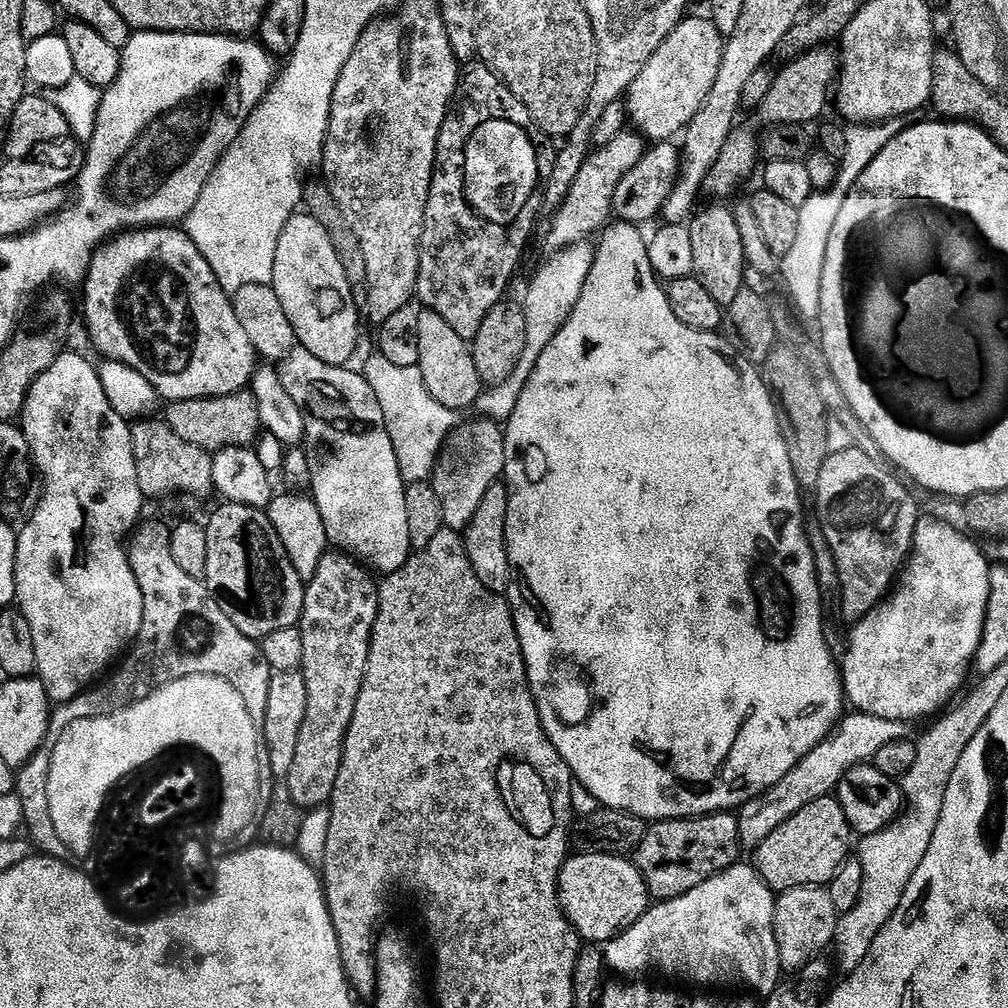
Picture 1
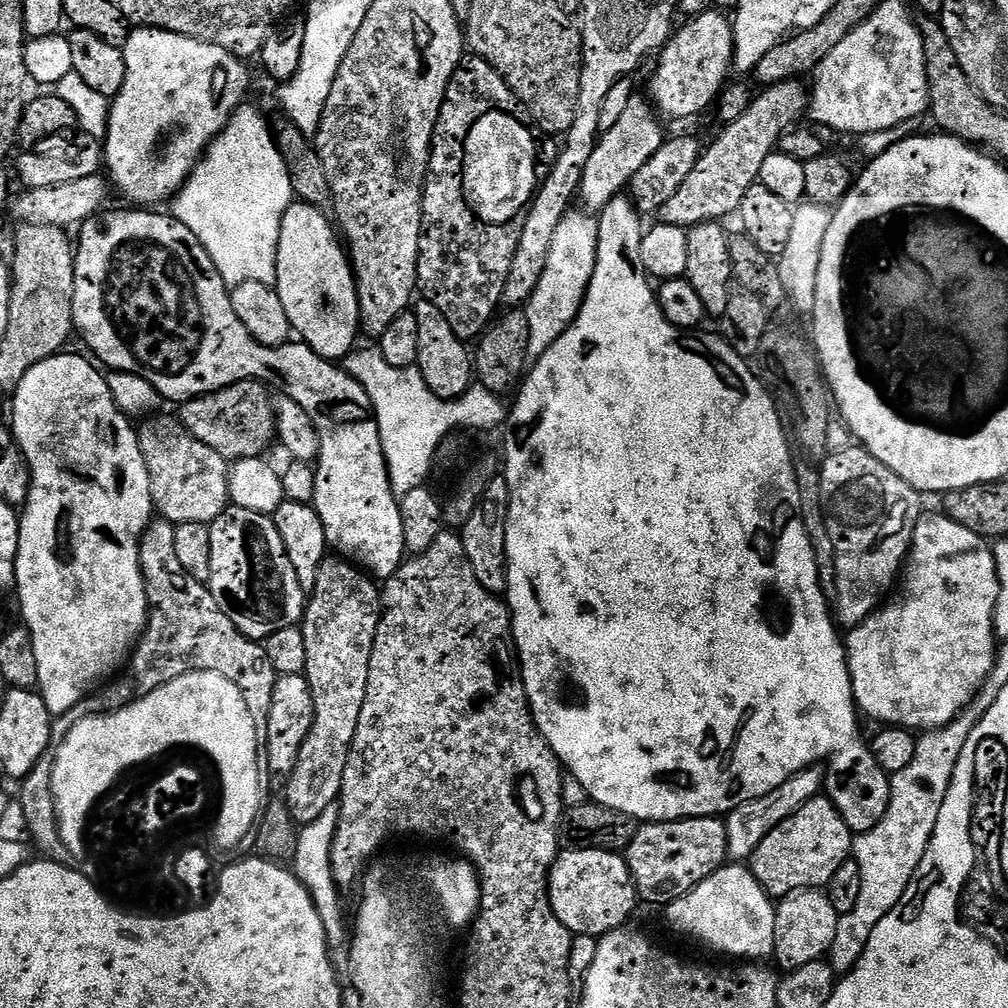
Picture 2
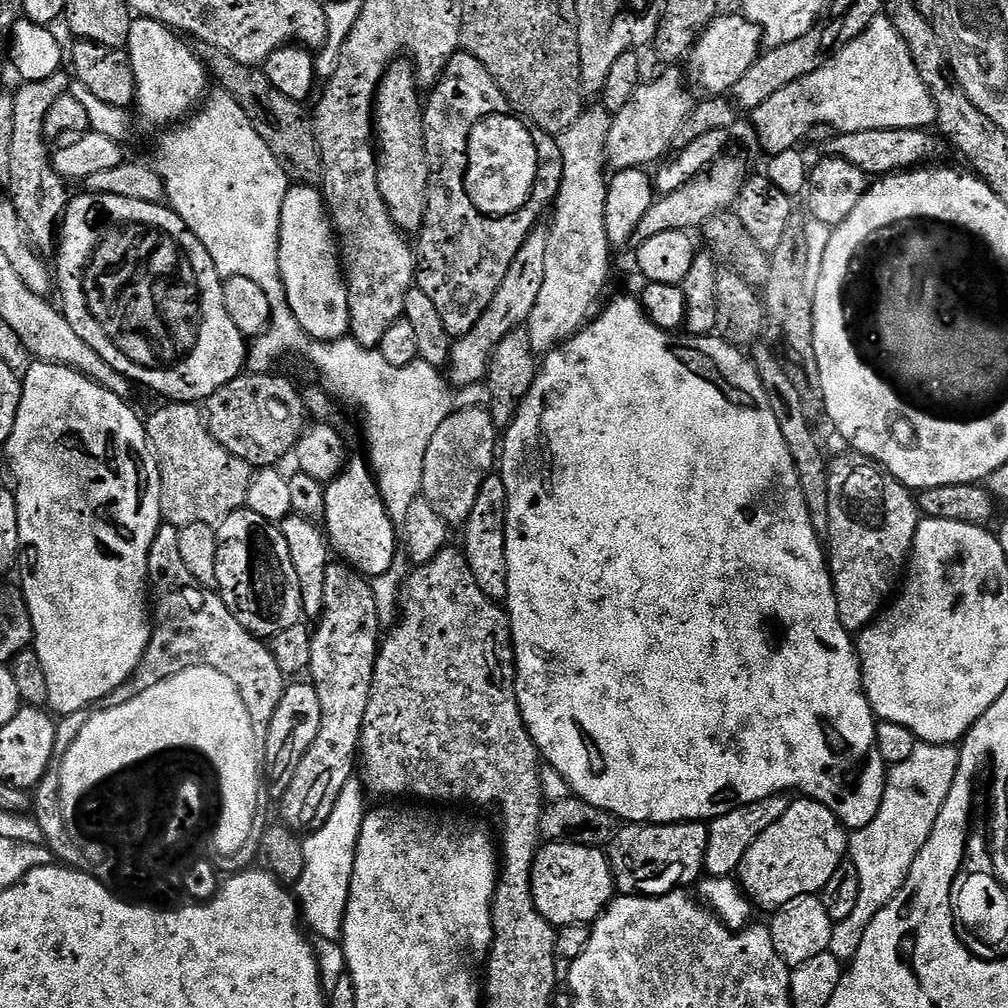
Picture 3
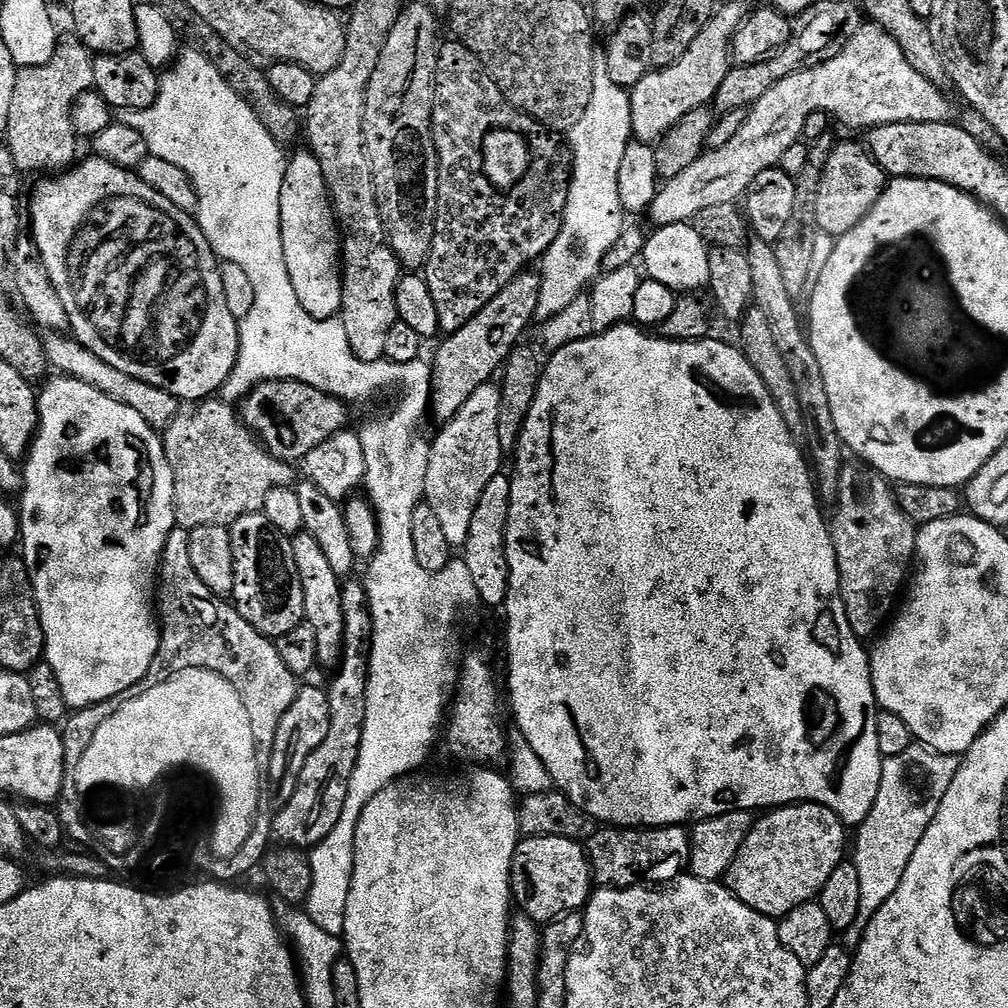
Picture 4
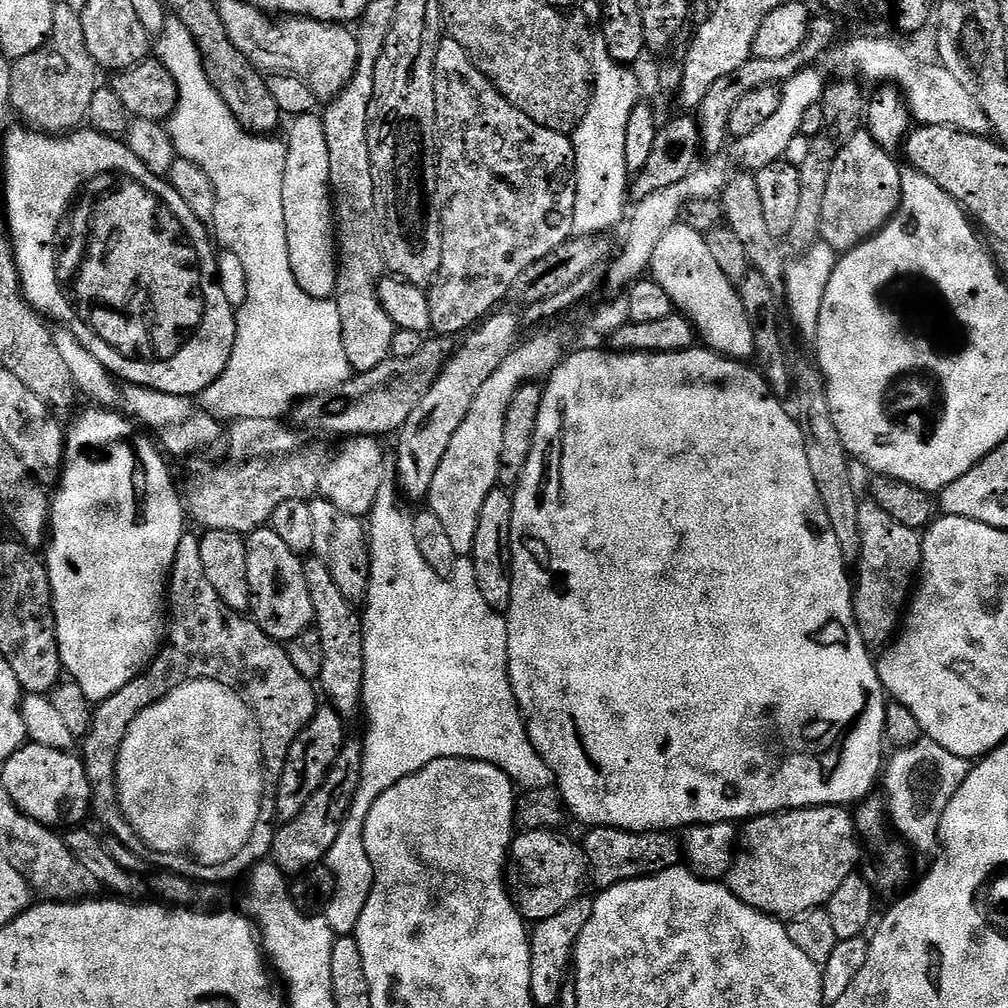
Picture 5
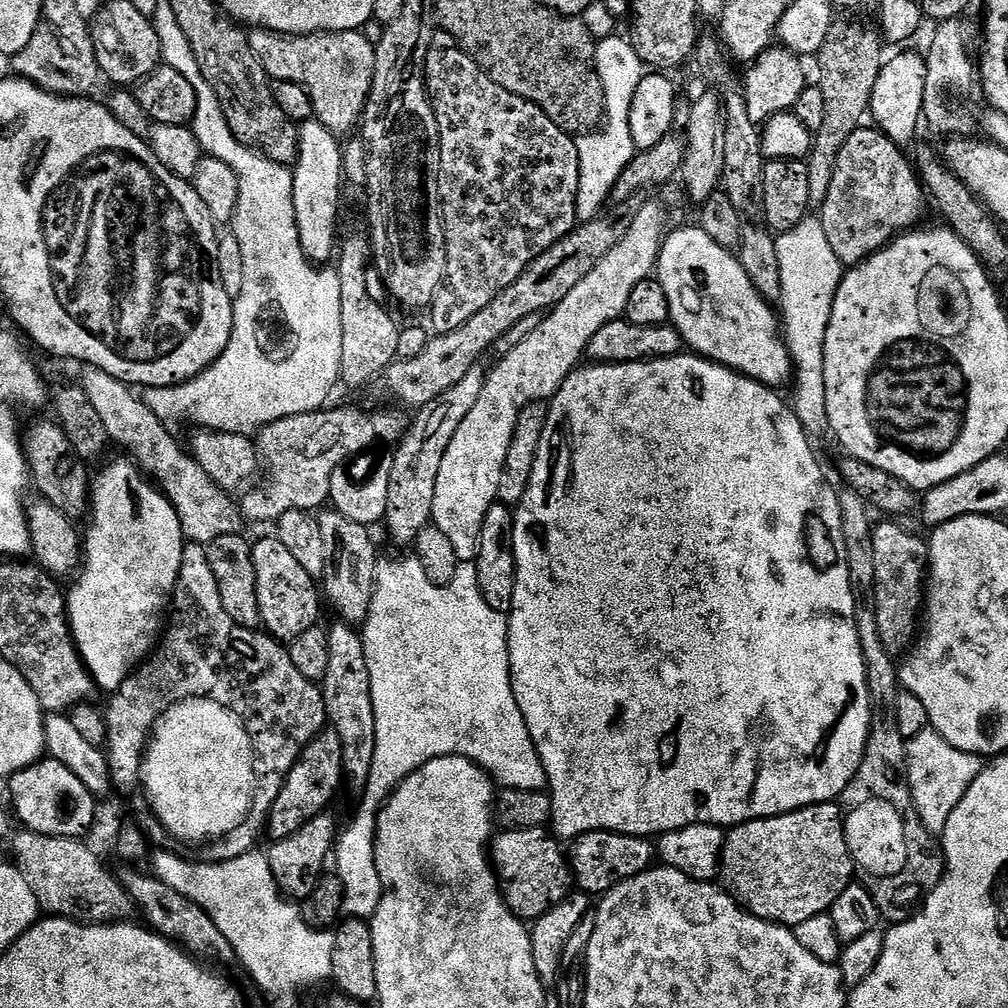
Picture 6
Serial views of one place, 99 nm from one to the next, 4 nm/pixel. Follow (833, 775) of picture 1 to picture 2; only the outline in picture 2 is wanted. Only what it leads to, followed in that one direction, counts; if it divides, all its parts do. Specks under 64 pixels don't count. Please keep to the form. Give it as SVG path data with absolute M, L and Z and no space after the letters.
M819 767L803 768L798 774L794 774L778 790L766 794L762 798L754 798L750 802L742 802L734 811L727 813L724 825L726 826L726 846L728 847L728 860L732 862L751 861L754 850L762 843L762 838L774 830L786 818L790 818L806 802L810 802L815 796L821 795L826 780L820 777Z

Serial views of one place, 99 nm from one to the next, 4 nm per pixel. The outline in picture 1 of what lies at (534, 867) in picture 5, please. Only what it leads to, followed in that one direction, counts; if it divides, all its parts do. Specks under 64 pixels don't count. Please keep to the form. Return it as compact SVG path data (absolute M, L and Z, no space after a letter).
M581 852L569 855L560 871L560 909L564 917L574 926L580 935L581 941L588 944L607 945L621 932L626 931L650 907L648 887L631 859L622 856L607 856L593 852Z

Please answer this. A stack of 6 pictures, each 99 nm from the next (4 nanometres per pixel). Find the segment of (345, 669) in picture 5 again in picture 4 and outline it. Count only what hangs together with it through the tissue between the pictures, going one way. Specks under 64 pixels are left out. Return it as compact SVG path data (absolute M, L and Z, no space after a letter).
M303 531L291 537L294 546L294 562L298 565L298 574L302 578L302 590L304 591L304 619L313 624L318 634L318 648L321 661L339 661L342 656L344 644L344 611L342 610L342 578L334 574L330 562L326 559L326 553L322 546L318 546L318 538L314 538L309 532Z

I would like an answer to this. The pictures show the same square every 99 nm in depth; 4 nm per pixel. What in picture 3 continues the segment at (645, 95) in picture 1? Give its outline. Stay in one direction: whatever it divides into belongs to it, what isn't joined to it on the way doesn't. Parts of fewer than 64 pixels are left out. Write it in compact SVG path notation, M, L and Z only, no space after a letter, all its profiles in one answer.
M717 14L690 49L686 63L688 62L687 71L690 73L691 83L696 83L701 88L701 93L710 96L731 93L738 78L742 78L742 74L746 74L746 70L750 70L750 66L754 66L754 62L760 59L761 51L762 37L757 24L750 22L743 14Z

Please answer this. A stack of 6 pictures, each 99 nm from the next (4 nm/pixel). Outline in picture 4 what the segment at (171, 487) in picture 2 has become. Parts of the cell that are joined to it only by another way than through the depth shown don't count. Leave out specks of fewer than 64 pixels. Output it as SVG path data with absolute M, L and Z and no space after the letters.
M209 398L199 406L189 408L192 408L189 412L187 409L177 414L162 432L164 453L174 474L174 502L179 527L191 530L215 524L230 526L246 514L261 511L272 490L289 487L293 483L293 465L272 456L260 443L256 433L245 426L239 411L229 401Z

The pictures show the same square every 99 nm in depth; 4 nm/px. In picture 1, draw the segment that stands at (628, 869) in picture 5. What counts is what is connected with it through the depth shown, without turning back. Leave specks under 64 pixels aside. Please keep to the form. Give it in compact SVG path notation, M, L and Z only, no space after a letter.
M731 811L711 812L708 816L693 816L686 820L657 820L649 827L642 838L642 846L634 853L634 863L648 887L648 895L653 901L669 900L686 894L686 890L694 890L694 886L702 886L706 878L714 878L714 874L733 868L741 859L742 849L738 822Z

